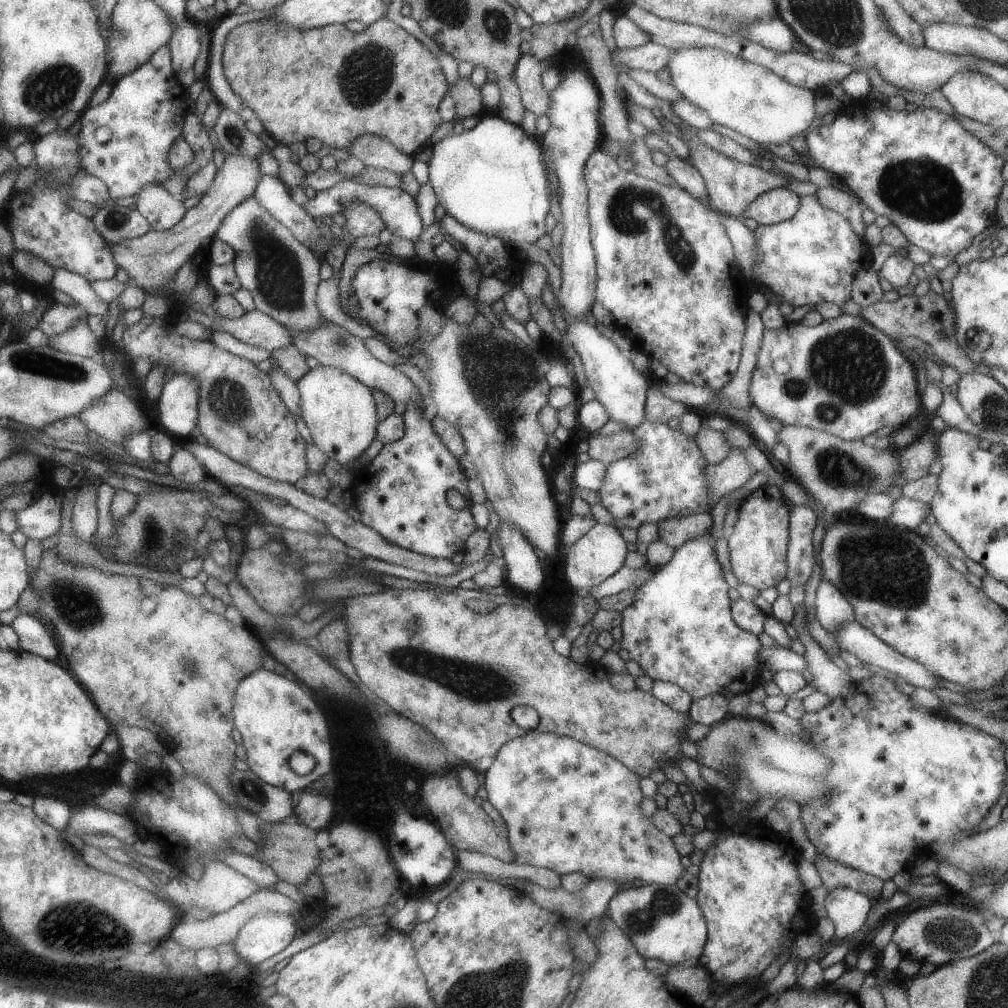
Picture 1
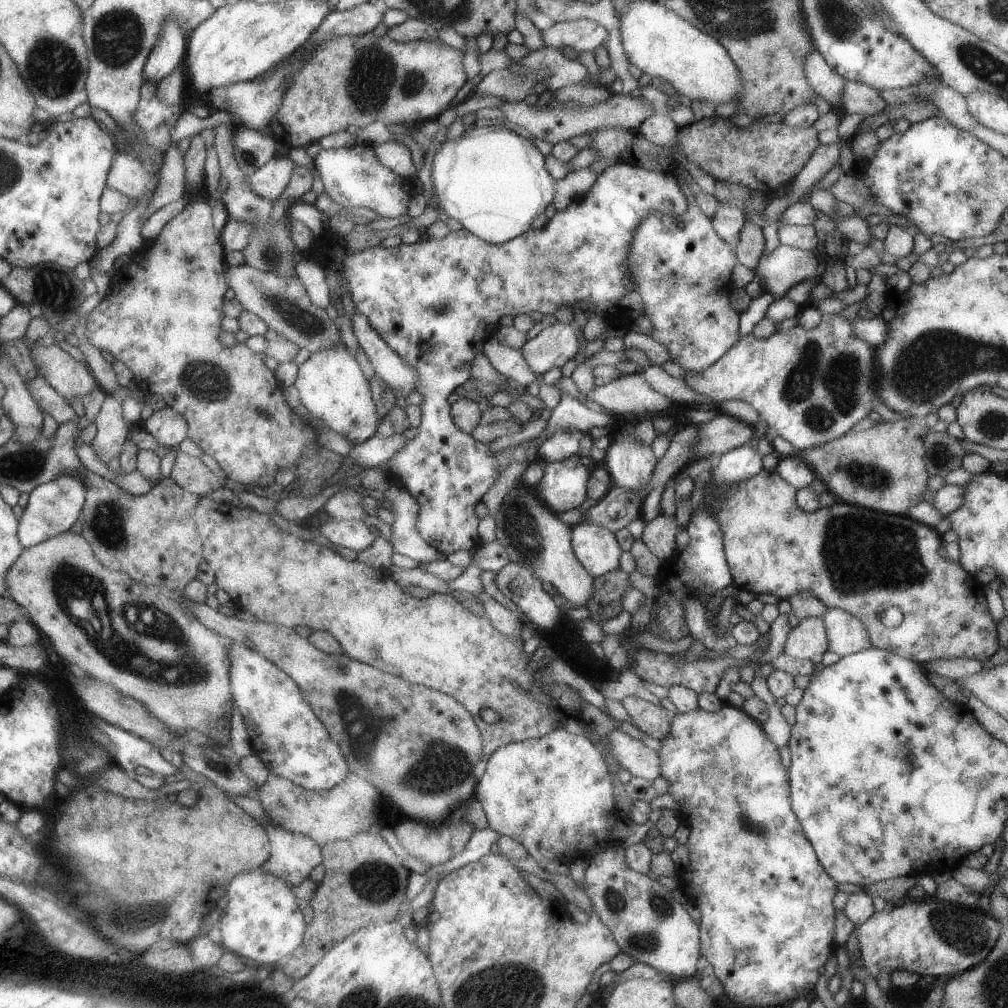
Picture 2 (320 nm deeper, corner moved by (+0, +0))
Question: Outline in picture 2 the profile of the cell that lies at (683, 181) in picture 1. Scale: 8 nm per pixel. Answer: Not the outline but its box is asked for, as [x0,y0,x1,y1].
[711,203,747,252]

